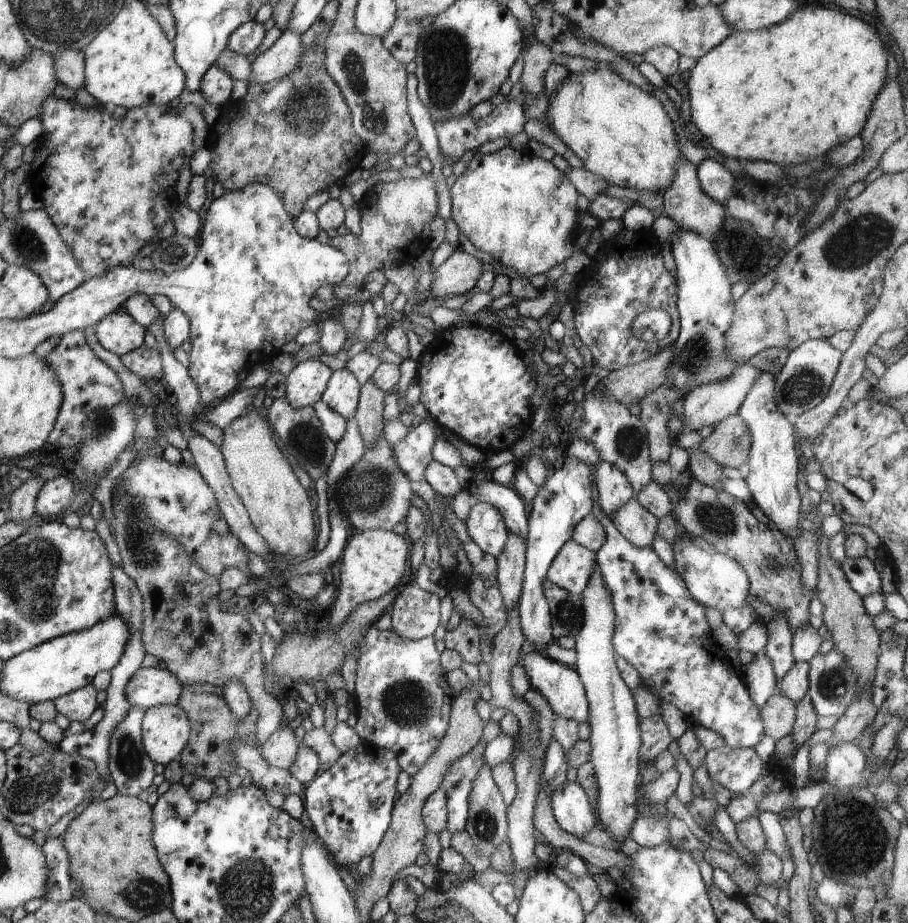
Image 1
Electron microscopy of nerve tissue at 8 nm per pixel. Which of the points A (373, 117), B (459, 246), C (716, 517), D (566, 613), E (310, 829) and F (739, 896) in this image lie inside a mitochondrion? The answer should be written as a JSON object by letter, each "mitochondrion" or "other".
{"A":"mitochondrion","B":"other","C":"mitochondrion","D":"mitochondrion","E":"other","F":"other"}

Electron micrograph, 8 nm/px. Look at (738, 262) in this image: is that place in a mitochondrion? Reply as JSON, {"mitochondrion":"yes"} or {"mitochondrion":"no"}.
{"mitochondrion":"yes"}

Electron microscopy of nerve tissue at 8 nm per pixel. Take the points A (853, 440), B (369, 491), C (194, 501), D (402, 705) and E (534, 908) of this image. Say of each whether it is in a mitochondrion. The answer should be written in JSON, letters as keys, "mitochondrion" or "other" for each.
{"A":"other","B":"mitochondrion","C":"other","D":"mitochondrion","E":"other"}

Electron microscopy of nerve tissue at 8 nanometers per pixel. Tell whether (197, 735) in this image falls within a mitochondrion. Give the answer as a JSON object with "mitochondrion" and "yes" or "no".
{"mitochondrion":"no"}

